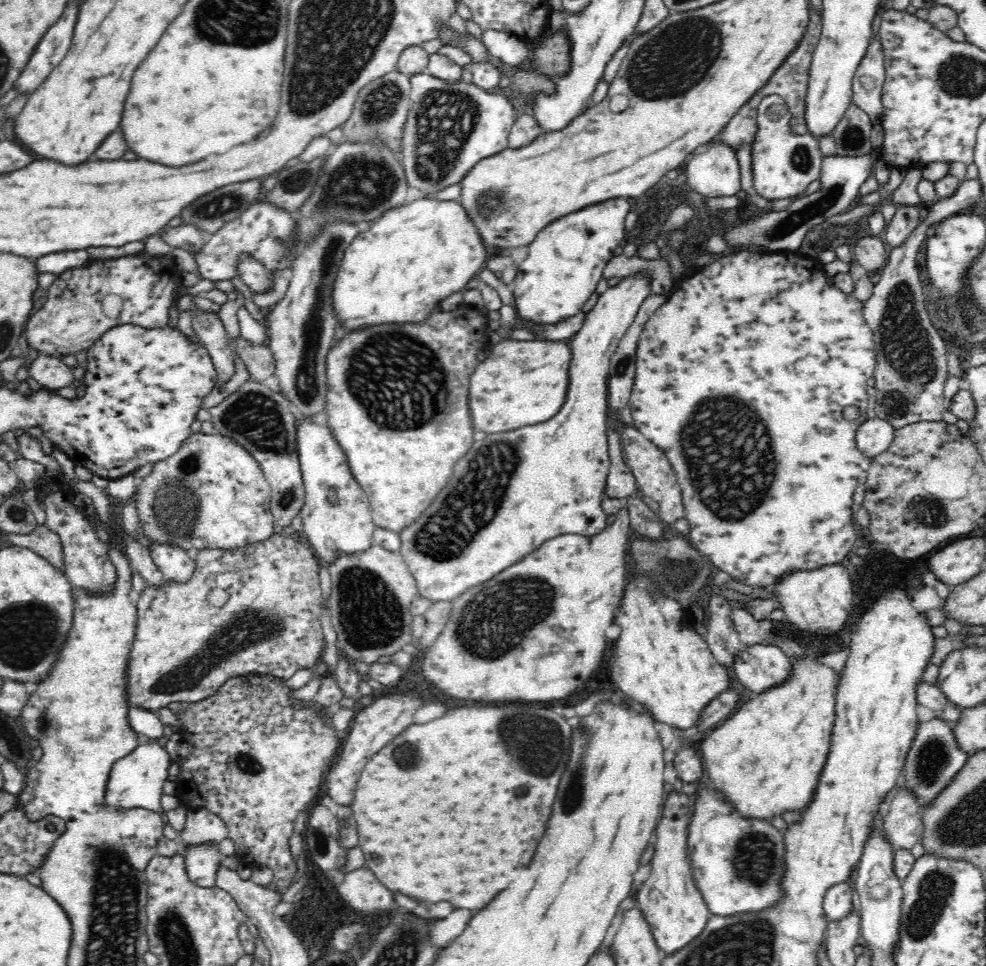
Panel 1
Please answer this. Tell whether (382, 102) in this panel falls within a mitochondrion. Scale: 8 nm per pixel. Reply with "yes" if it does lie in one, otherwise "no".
yes

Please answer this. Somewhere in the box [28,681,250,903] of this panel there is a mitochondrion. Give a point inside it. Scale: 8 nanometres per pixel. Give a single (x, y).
(43, 724)

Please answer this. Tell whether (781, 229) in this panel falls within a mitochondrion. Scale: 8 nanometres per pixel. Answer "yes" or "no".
yes

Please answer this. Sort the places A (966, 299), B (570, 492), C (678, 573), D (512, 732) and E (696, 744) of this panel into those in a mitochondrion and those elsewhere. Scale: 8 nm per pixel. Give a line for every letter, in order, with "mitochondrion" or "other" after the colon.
A: other
B: other
C: mitochondrion
D: mitochondrion
E: other

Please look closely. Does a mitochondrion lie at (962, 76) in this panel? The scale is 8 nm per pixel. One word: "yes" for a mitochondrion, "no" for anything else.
yes

